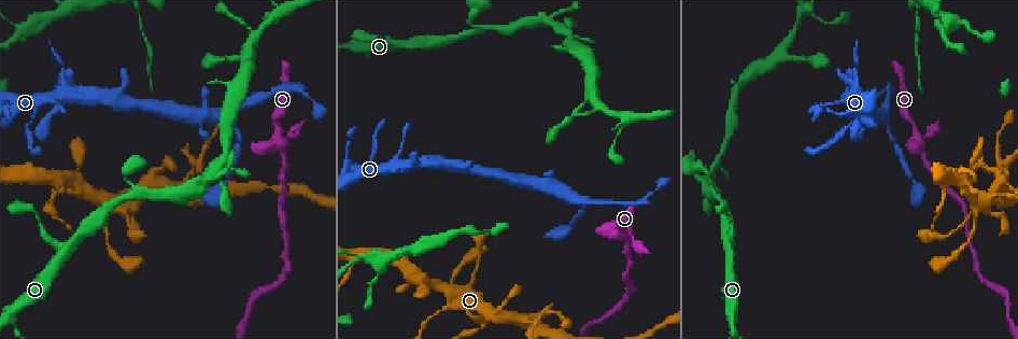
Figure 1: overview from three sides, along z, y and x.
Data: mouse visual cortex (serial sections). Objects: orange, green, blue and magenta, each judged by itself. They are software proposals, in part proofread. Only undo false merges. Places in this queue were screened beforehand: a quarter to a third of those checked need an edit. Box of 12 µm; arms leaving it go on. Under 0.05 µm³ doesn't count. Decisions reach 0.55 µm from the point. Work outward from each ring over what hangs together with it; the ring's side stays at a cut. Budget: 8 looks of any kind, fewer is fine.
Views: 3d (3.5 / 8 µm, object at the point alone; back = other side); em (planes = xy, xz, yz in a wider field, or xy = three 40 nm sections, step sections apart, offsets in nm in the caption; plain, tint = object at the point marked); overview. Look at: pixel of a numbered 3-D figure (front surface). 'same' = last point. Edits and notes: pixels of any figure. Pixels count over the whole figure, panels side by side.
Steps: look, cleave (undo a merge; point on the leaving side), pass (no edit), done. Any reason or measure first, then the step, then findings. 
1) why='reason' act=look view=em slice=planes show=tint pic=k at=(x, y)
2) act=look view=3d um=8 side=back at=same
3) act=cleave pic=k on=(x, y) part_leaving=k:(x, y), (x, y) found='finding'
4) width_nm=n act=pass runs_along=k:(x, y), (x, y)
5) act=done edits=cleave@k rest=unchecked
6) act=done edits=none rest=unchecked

why='sharp bend' act=look view=em slice=xy step=5 show=tint pic=1 at=(197, 168)

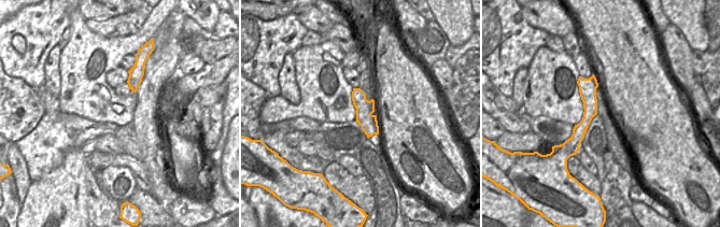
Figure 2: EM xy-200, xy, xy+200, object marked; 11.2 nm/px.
why='see where the arms go' act=look view=3d um=3.5 at=same

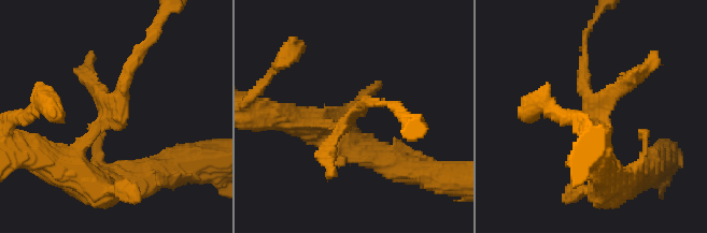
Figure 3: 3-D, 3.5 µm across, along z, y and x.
arm_widths_nm=150,200,300 act=pass runs_along=3:(69, 170), (115, 114), (135, 61) found='continuous, no second cell'

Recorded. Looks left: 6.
why='thin neck' act=look view=3d um=3.5 pic=1 at=(277, 138)

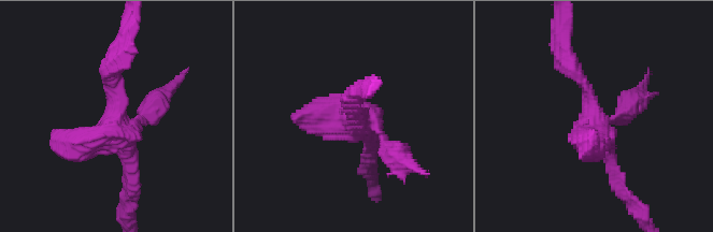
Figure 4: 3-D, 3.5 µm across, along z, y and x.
why='shape alone is not enough' act=look view=em slice=xy step=2 show=tint pic=4 at=(595, 125)

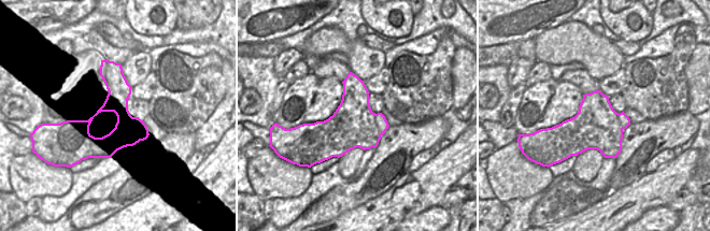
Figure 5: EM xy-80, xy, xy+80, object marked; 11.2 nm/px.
act=cleave pic=4 on=(164, 109) part_leaving=4:(136, 124), (188, 67) found='a second cell is stuck on'

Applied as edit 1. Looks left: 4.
why='abrupt turn' act=look view=3d um=3.5 pic=1 at=(619, 133)

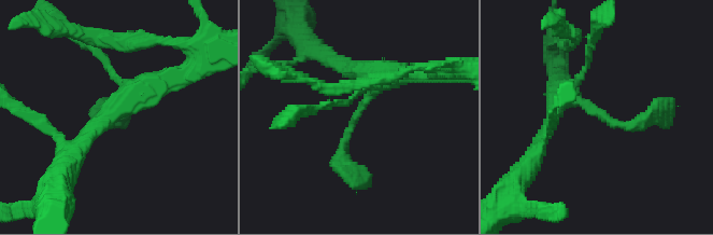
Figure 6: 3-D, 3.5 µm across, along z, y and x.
why='need the tissue' act=look view=em slice=xy step=2 show=tint pic=6 at=(356, 115)

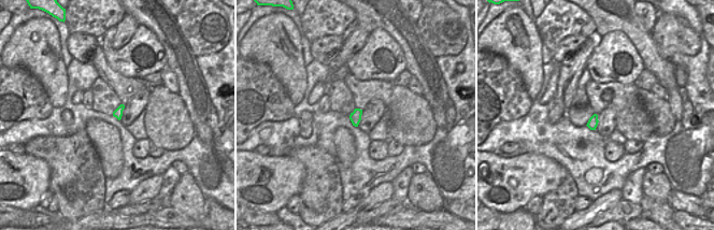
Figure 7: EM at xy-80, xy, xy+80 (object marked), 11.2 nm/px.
arm_widths_nm=200,350 act=pass found='all the same cell'

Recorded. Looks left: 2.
act=done edits=cleave@4 rest=unchecked

